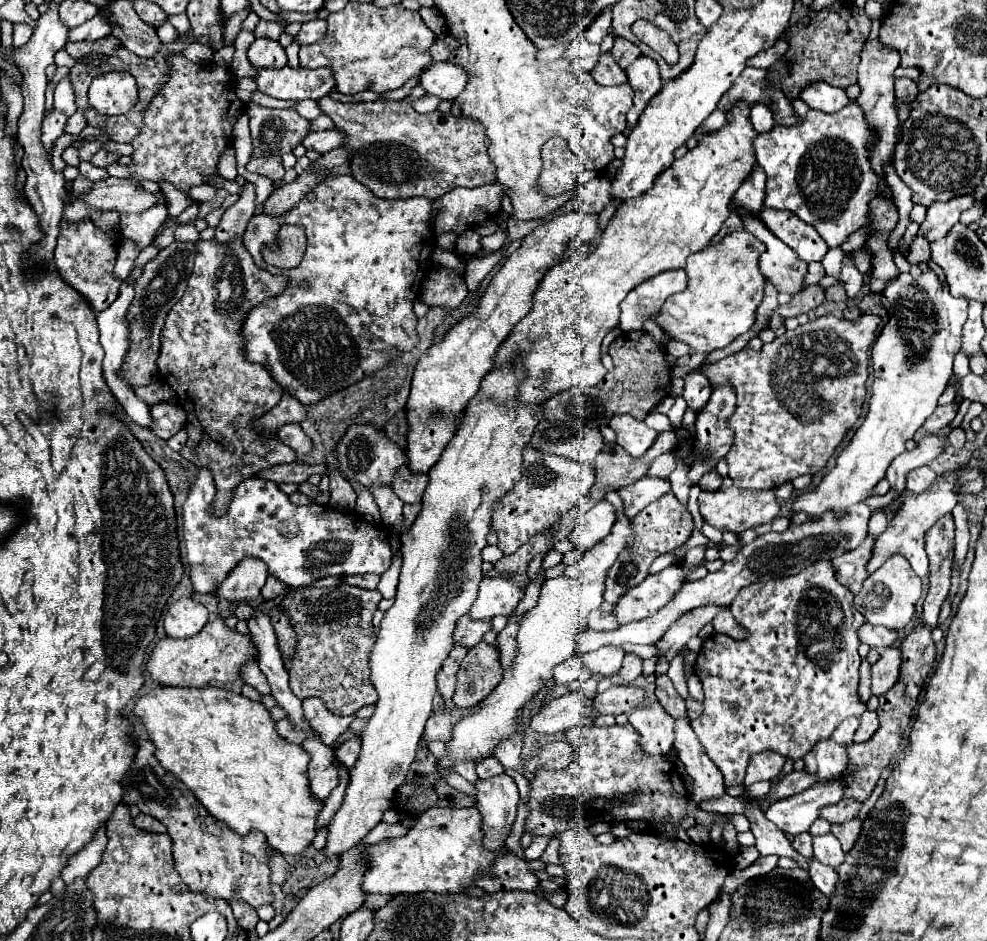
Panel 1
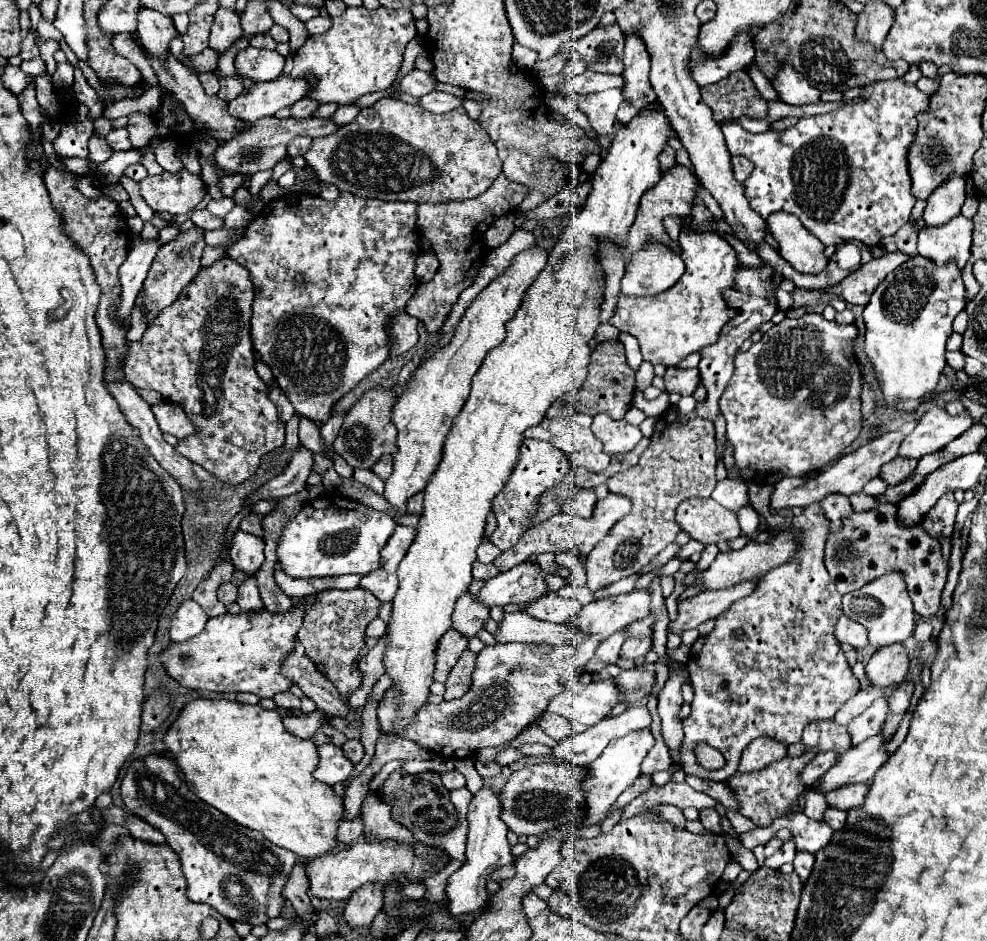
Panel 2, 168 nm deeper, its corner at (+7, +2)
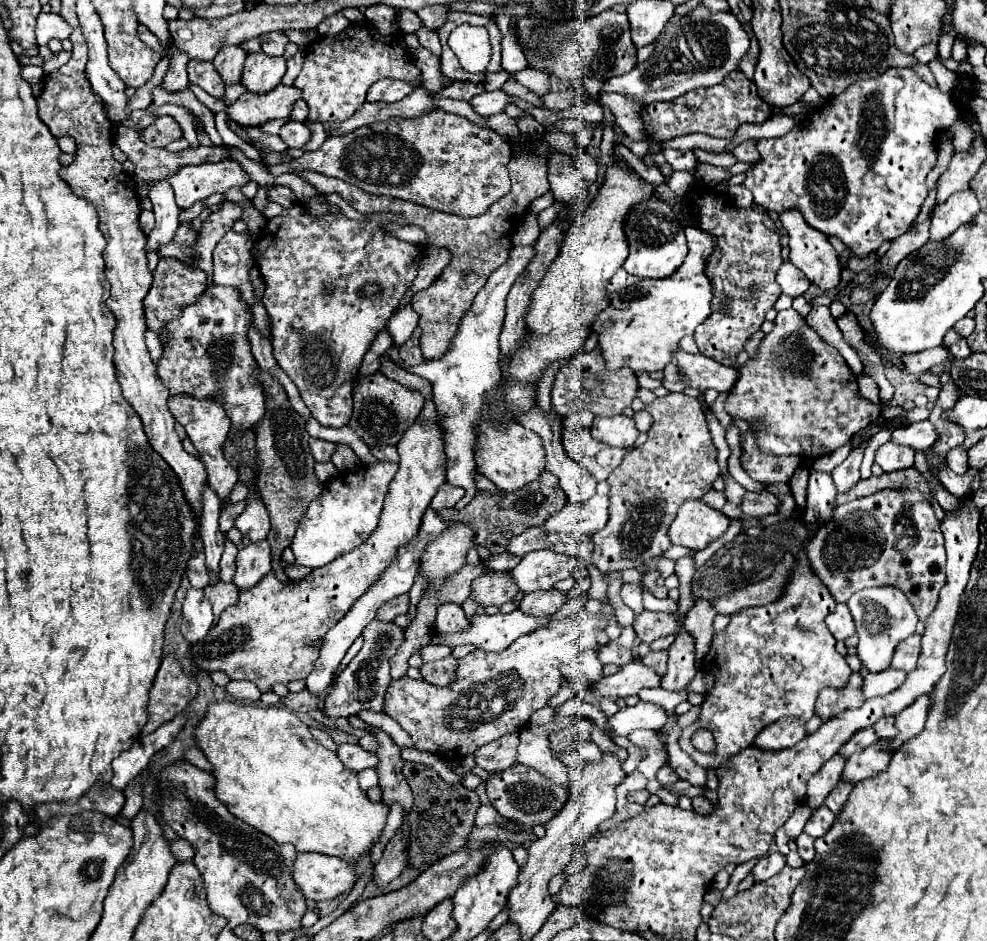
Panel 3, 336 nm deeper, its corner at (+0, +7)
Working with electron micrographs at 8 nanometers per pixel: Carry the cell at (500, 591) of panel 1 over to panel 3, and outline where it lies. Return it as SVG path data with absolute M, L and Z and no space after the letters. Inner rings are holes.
M535 550L525 554L521 562L511 570L515 584L521 592L535 590L551 590L555 582L571 576L577 568L581 568L581 560L557 554L553 550Z

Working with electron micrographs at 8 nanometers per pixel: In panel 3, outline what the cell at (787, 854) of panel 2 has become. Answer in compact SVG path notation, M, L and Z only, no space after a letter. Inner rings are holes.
M773 852L773 854L767 854L759 860L759 864L753 868L753 882L755 884L761 884L761 882L767 882L769 878L773 878L775 874L781 872L781 868L785 866L785 856L779 854L779 852Z

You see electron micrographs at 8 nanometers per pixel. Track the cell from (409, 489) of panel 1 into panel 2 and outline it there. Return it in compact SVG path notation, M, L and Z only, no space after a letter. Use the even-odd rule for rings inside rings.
M382 457L382 459L372 467L372 471L374 471L382 481L388 481L388 477L390 477L390 473L392 473L392 459L390 459L390 457Z

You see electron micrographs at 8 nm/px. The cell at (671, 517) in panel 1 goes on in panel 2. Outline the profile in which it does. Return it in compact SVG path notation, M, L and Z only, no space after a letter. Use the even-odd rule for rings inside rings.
M670 405L668 411L664 411L658 419L652 443L642 453L638 465L628 471L616 473L608 481L608 489L612 493L632 497L632 513L620 519L610 529L610 533L590 551L586 561L588 589L606 589L616 581L638 573L662 549L666 549L666 545L670 545L682 531L674 519L676 507L688 495L710 495L714 491L716 463L718 457L714 443L714 423L702 421L702 417L696 417L694 411L682 415L678 407Z

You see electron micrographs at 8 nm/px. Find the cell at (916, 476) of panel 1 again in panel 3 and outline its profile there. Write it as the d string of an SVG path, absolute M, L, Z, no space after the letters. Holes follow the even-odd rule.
M887 442L887 444L879 446L879 450L875 452L875 462L883 468L883 472L911 468L913 466L913 448Z

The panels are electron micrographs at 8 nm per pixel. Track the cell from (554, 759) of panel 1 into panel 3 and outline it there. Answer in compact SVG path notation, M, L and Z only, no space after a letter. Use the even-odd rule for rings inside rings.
M639 700L635 706L627 706L609 718L609 728L619 736L627 736L631 730L649 728L659 730L667 724L669 716L659 704Z

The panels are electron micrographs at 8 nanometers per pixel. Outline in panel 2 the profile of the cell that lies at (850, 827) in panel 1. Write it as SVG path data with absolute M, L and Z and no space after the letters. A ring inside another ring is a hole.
M828 807L826 813L824 813L824 821L826 821L834 831L840 831L840 829L846 825L846 813L840 811L840 809Z

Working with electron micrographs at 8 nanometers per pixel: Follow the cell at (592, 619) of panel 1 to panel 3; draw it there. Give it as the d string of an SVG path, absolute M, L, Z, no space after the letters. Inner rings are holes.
M545 590L545 592L531 592L525 594L519 608L529 616L551 616L565 604L565 594L559 590Z

